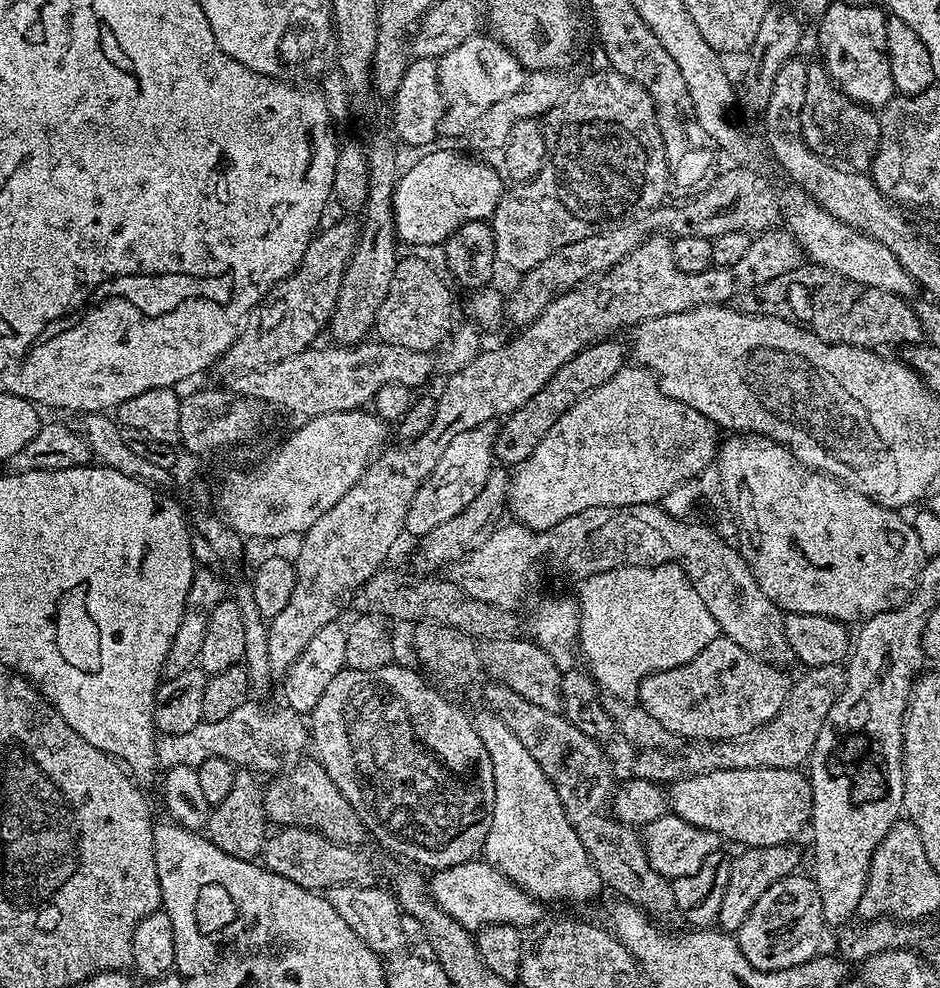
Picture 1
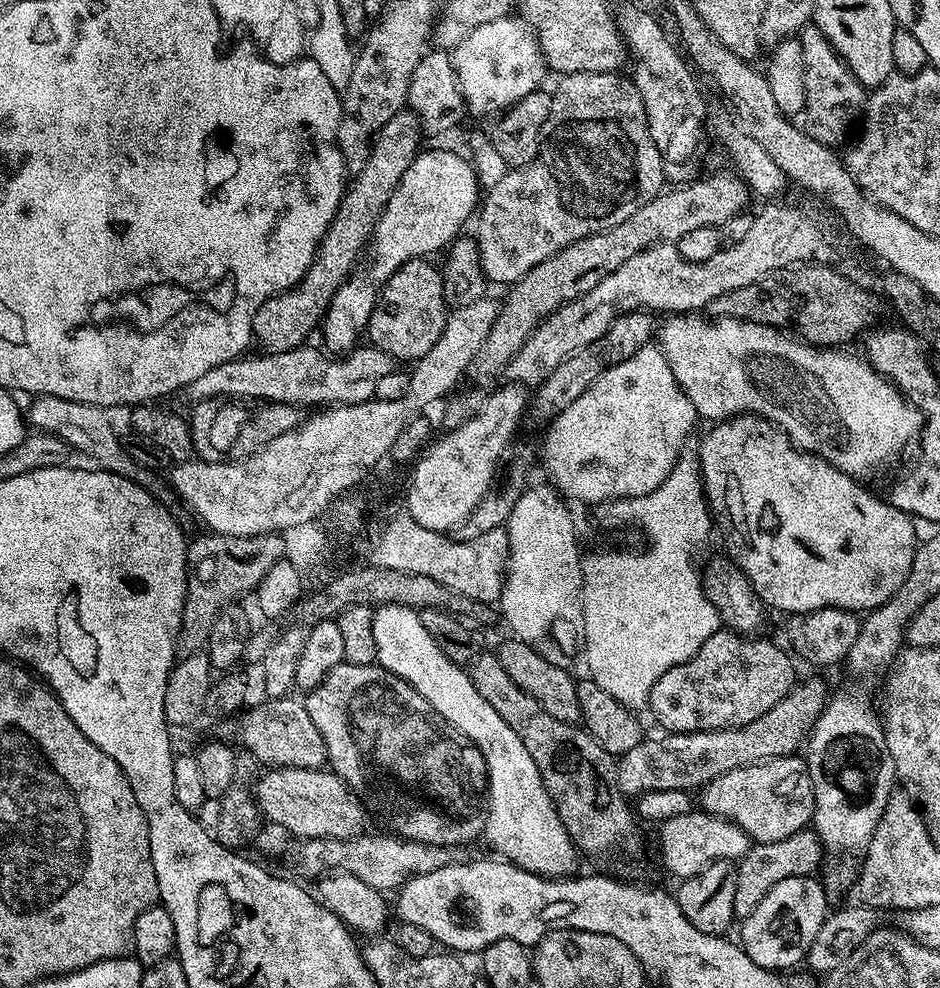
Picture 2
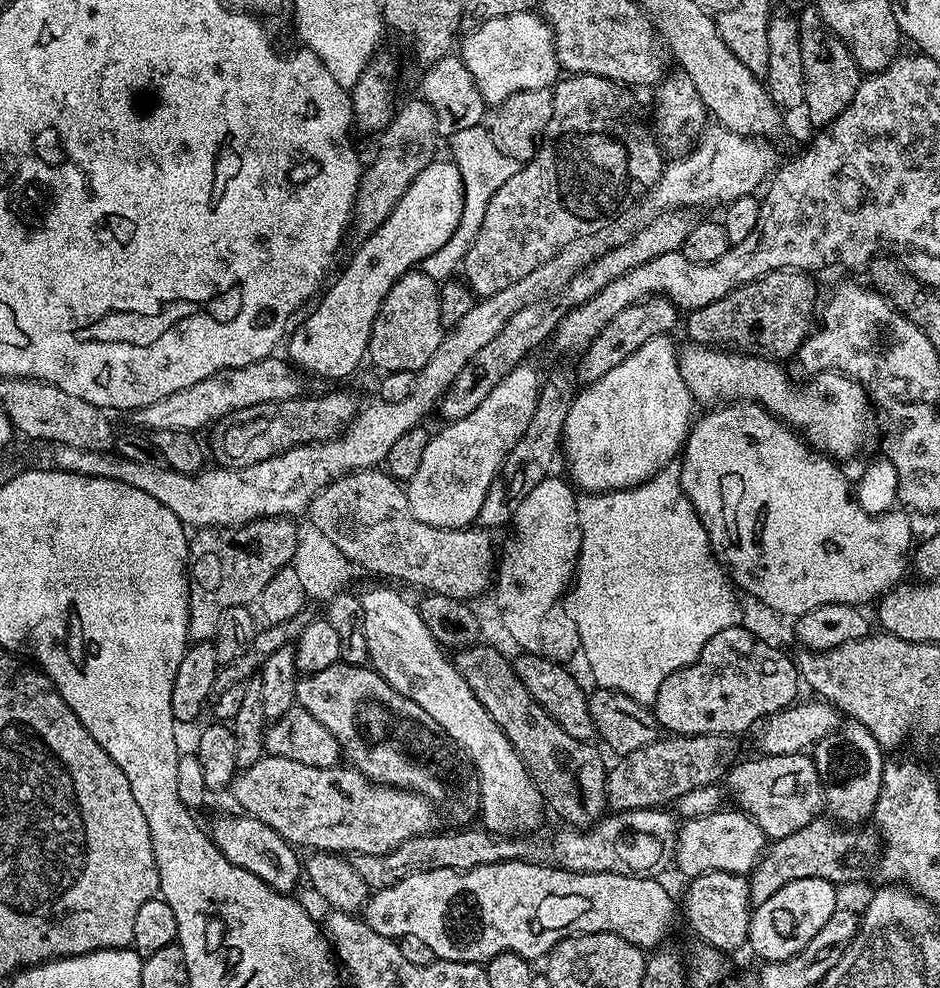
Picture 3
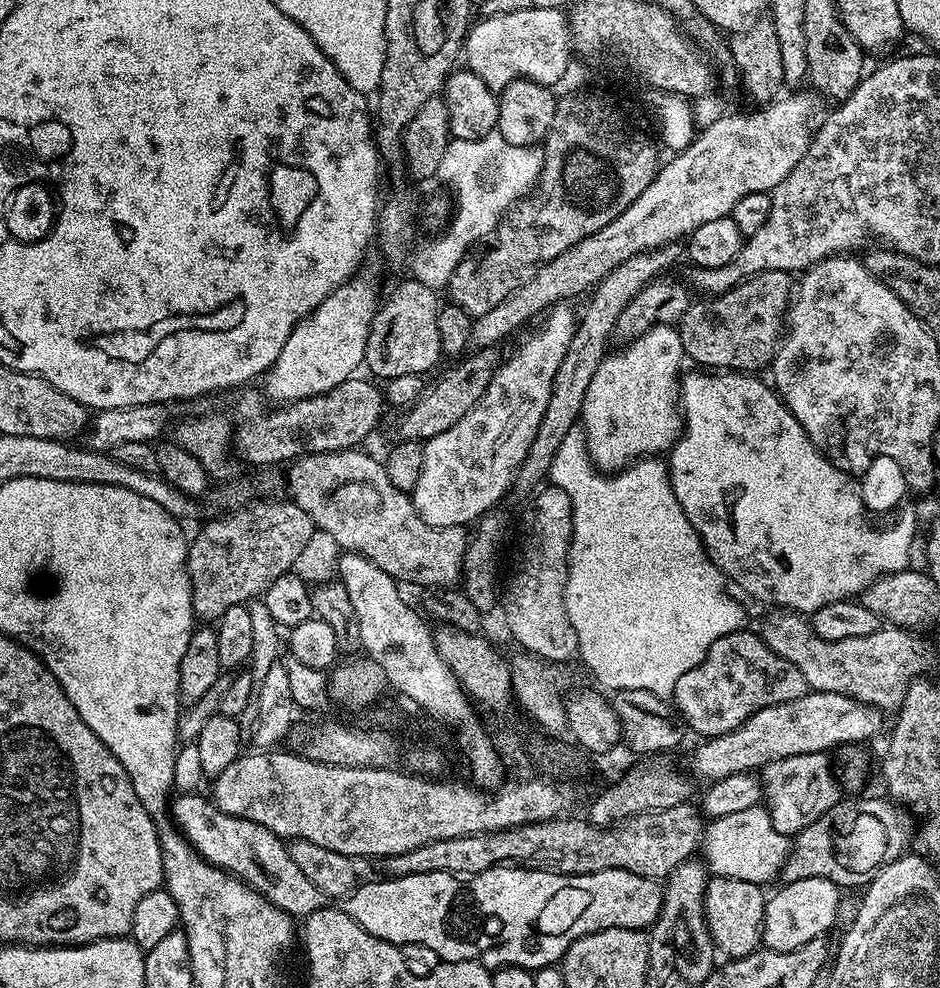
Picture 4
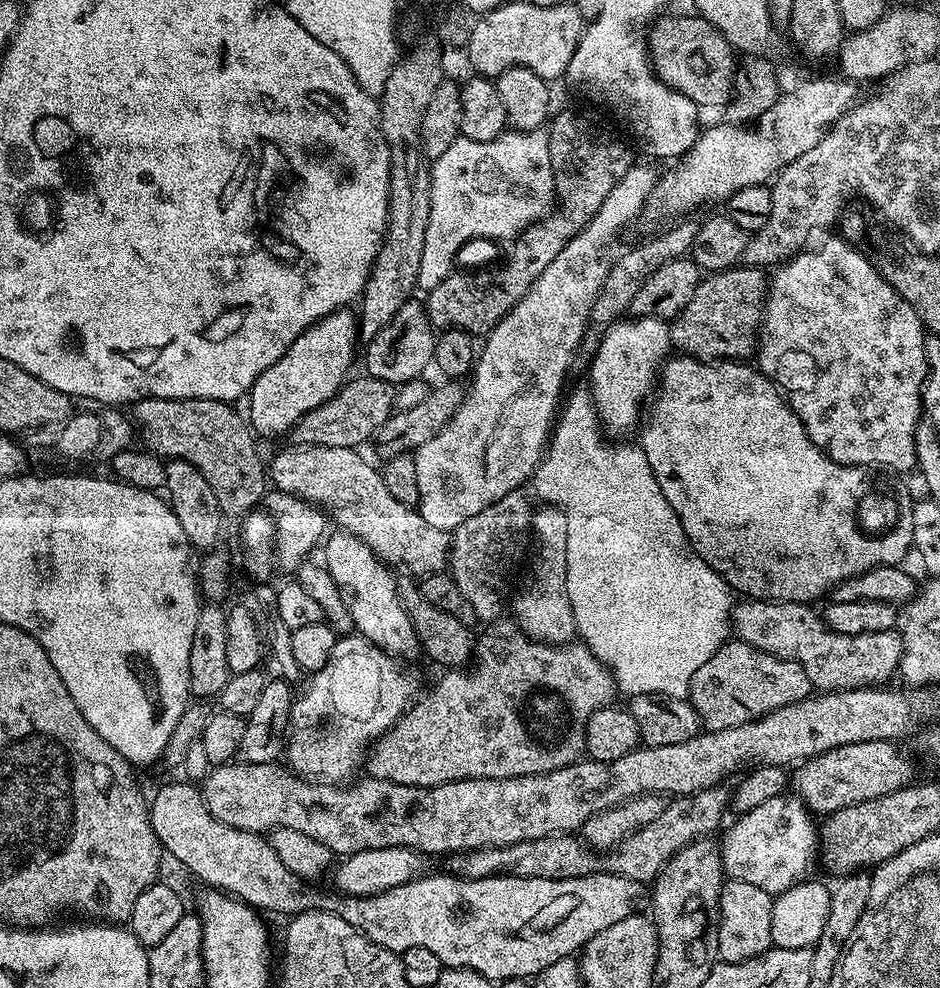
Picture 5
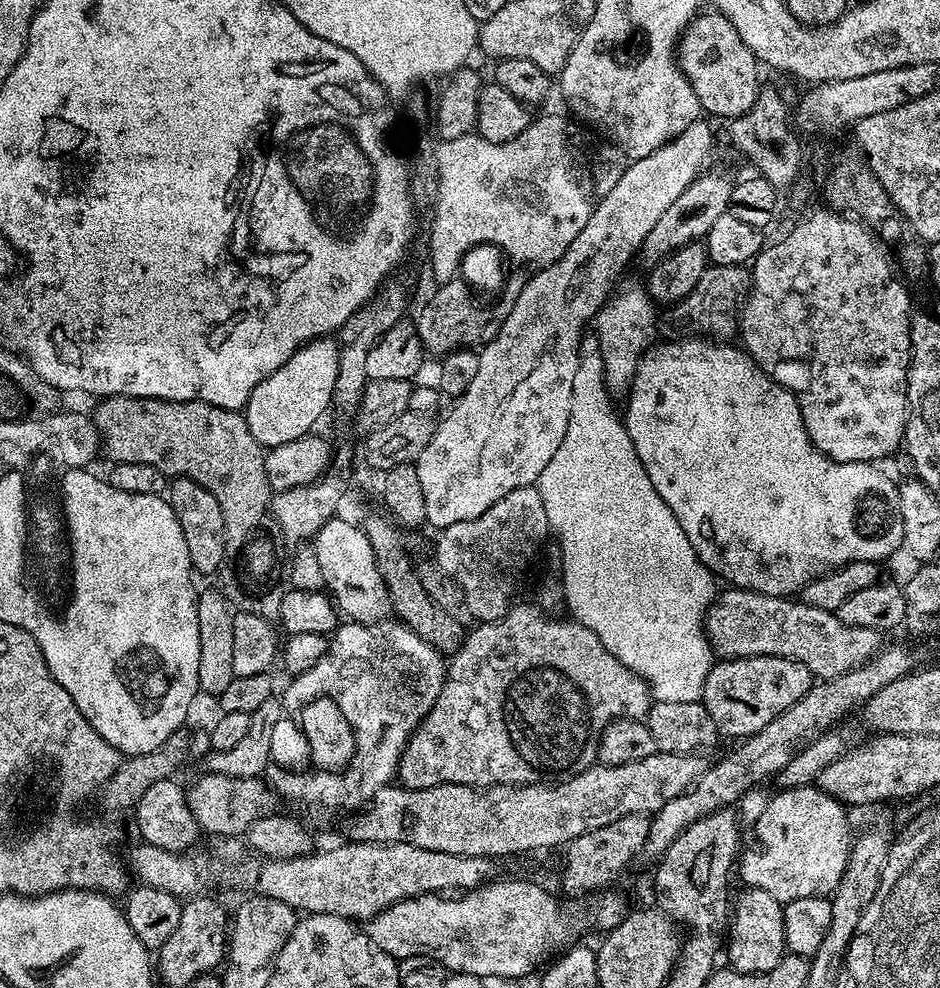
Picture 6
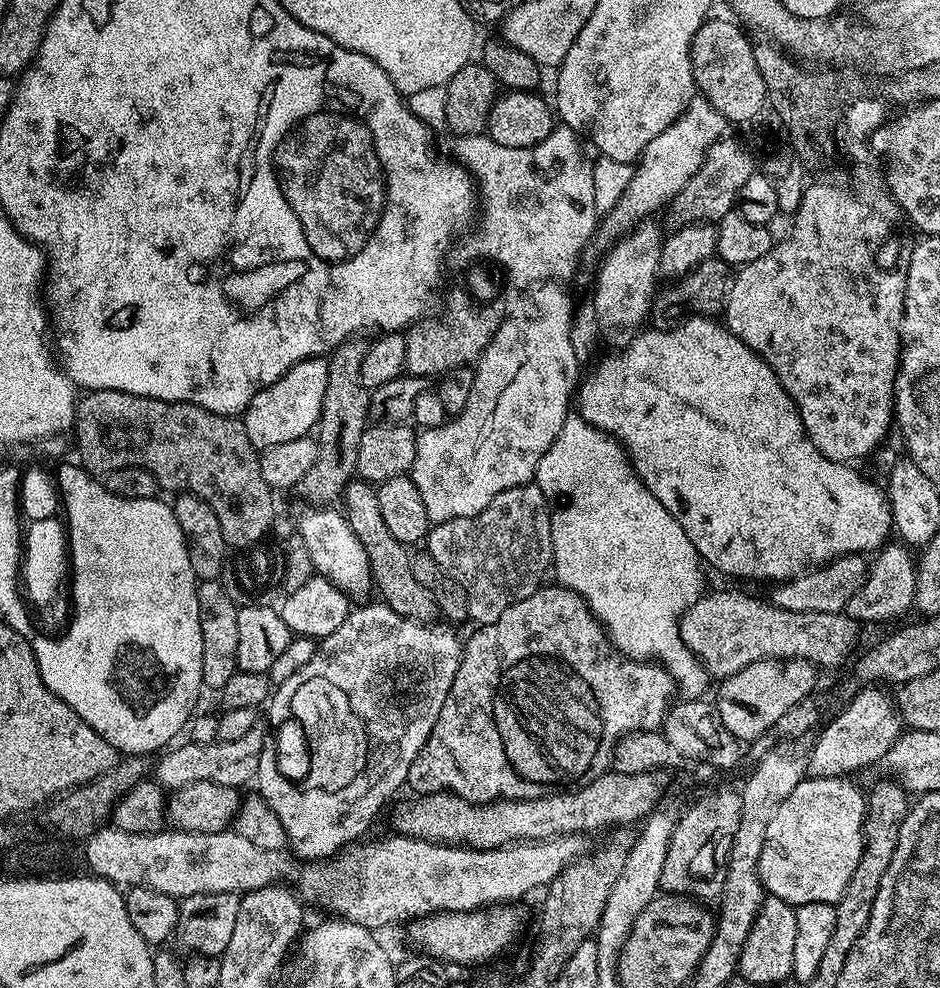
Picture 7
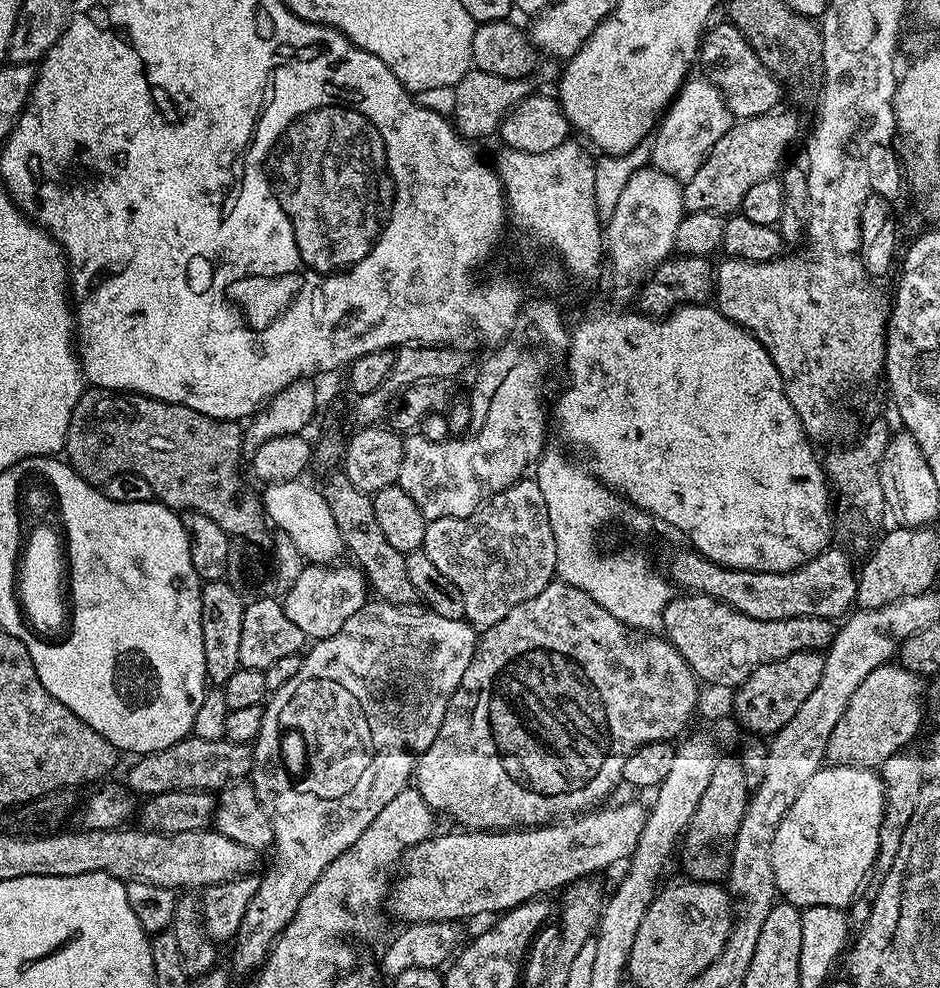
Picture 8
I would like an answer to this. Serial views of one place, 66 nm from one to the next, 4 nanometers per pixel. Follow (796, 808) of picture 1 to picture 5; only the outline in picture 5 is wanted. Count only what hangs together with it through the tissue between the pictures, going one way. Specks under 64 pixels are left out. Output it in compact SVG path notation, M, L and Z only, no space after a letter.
M890 740L858 742L832 748L829 752L803 761L791 777L791 787L796 787L795 795L804 801L808 811L813 814L831 814L858 802L889 796L913 783L912 764L896 748L899 747Z

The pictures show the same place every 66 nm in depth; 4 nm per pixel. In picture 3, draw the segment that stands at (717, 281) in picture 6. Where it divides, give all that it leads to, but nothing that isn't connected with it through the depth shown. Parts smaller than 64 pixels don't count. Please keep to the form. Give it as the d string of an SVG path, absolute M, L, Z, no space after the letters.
M779 268L777 272L768 272L765 276L760 276L754 282L738 286L730 294L726 294L726 298L718 298L718 302L710 302L710 306L702 306L701 308L691 309L687 313L688 316L688 337L687 339L693 344L707 344L709 346L731 346L736 350L756 350L761 353L769 354L774 358L785 358L784 356L795 357L799 353L801 344L808 339L814 328L814 313L818 308L818 300L816 304L816 284L811 280L811 275L805 274L803 271L794 268Z

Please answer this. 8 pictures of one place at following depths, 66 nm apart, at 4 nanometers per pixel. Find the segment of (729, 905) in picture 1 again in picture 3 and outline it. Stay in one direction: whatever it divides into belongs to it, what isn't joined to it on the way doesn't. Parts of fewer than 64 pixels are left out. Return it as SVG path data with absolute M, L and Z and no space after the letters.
M814 819L802 826L802 830L794 830L794 834L786 834L786 838L771 841L765 847L764 855L748 876L753 905L766 902L766 898L778 894L782 886L798 882L798 878L822 878L837 886L859 878L864 868L864 859L872 852L871 838L864 832L856 832L860 830L855 827L841 826L831 819L824 819Z

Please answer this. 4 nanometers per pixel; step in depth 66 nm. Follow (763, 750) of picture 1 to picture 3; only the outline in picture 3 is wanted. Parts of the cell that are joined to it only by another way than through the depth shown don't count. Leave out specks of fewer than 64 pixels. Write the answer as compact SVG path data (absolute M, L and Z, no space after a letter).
M731 735L657 738L642 749L621 755L608 773L608 808L625 812L635 808L658 808L675 802L682 794L715 784L730 767Z

